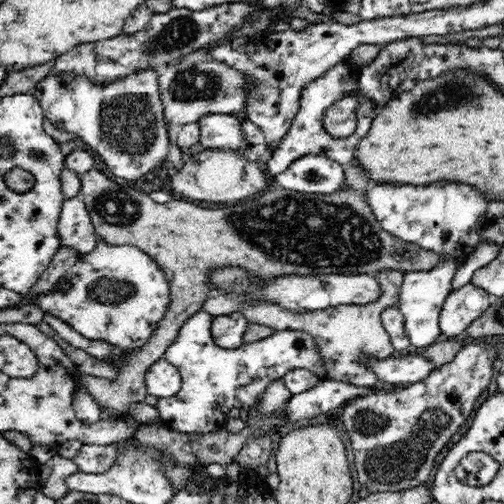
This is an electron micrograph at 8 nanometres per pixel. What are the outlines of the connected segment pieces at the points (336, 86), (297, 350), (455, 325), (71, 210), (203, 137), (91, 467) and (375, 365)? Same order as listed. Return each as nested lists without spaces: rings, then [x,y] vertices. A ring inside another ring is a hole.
[[[344,59],[330,67],[322,76],[307,82],[301,90],[299,100],[299,111],[297,112],[292,122],[290,131],[286,132],[278,148],[269,153],[268,157],[264,159],[267,163],[268,172],[274,177],[281,172],[284,172],[294,160],[302,158],[306,155],[324,155],[331,158],[341,165],[345,166],[354,159],[354,152],[358,148],[358,142],[368,134],[371,123],[376,116],[378,108],[370,99],[364,97],[356,109],[357,114],[357,128],[350,136],[346,138],[334,138],[330,133],[326,133],[323,124],[323,114],[325,110],[338,100],[350,97],[356,90],[358,90],[358,78],[361,72],[360,66],[352,59]]]
[[[206,311],[193,314],[180,328],[178,338],[168,347],[163,359],[173,364],[182,377],[182,388],[176,396],[160,399],[155,405],[158,410],[158,424],[186,434],[208,434],[220,430],[226,424],[232,408],[244,408],[250,412],[258,398],[273,380],[282,379],[290,370],[310,369],[324,380],[326,365],[312,336],[300,330],[276,331],[264,340],[243,343],[233,349],[218,347],[213,340],[211,325],[213,317]]]
[[[472,283],[462,285],[460,288],[451,291],[440,312],[439,321],[442,334],[448,339],[454,339],[462,334],[470,327],[473,320],[476,320],[491,305],[492,301],[493,298],[490,294]]]
[[[82,195],[65,199],[58,231],[60,231],[60,246],[76,249],[78,258],[88,254],[96,246],[100,237],[96,234]]]
[[[208,114],[197,123],[200,126],[199,143],[206,148],[236,150],[247,146],[240,120],[236,115]]]
[[[84,444],[80,445],[80,452],[72,460],[78,465],[78,470],[86,474],[100,474],[112,468],[118,458],[118,449],[114,444]]]
[[[397,354],[382,361],[371,359],[367,361],[367,366],[378,375],[381,385],[397,387],[422,382],[436,368],[428,358],[420,354],[402,357]]]

